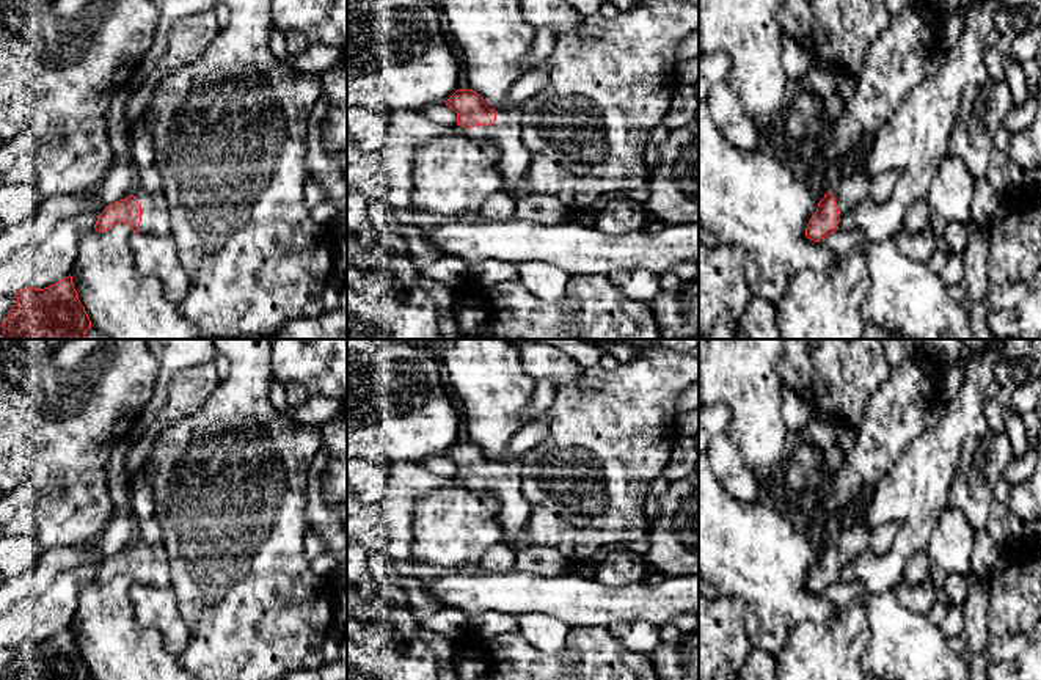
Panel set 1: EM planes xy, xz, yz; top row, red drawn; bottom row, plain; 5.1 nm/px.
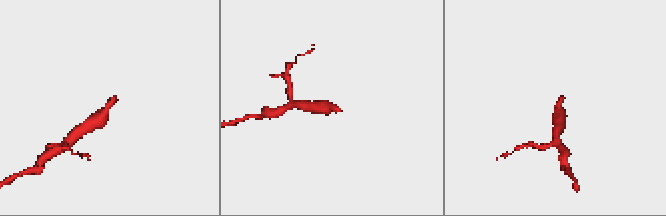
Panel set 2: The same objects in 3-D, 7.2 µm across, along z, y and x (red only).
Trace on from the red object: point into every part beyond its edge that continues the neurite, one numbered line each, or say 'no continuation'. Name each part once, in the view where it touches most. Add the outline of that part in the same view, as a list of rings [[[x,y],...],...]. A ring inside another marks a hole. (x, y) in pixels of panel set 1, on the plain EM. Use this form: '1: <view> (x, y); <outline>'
1: xy (156, 572); [[[138,537],[122,551],[126,551],[129,547],[133,547],[141,558],[140,584],[159,589],[170,589],[171,567],[165,547],[148,547]]]

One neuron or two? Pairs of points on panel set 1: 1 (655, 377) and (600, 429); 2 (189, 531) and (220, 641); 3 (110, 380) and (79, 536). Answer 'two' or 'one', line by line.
1: one
2: one
3: one

